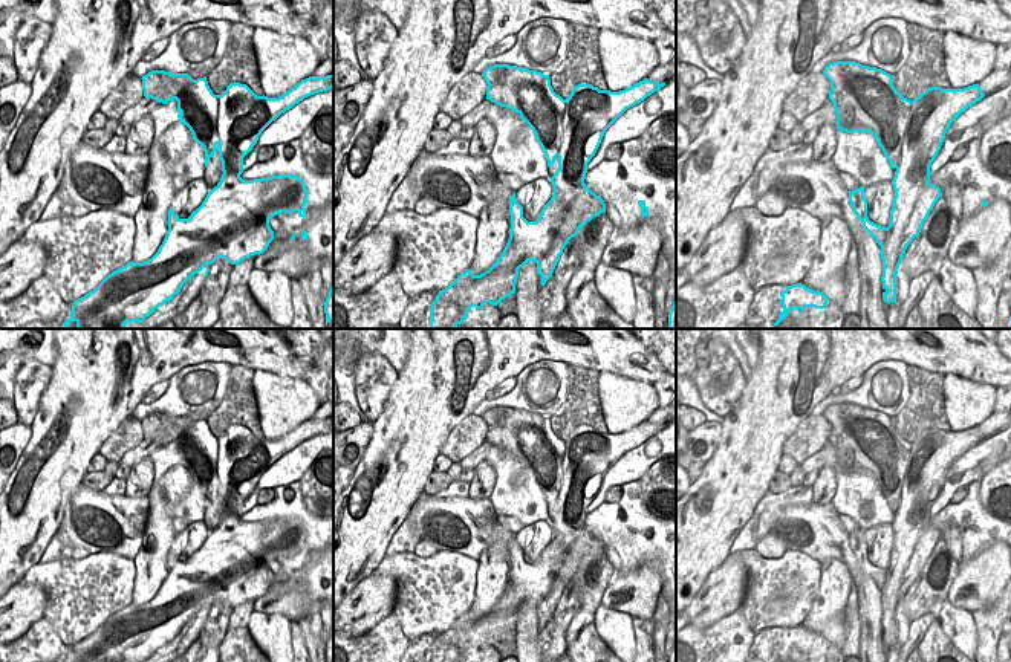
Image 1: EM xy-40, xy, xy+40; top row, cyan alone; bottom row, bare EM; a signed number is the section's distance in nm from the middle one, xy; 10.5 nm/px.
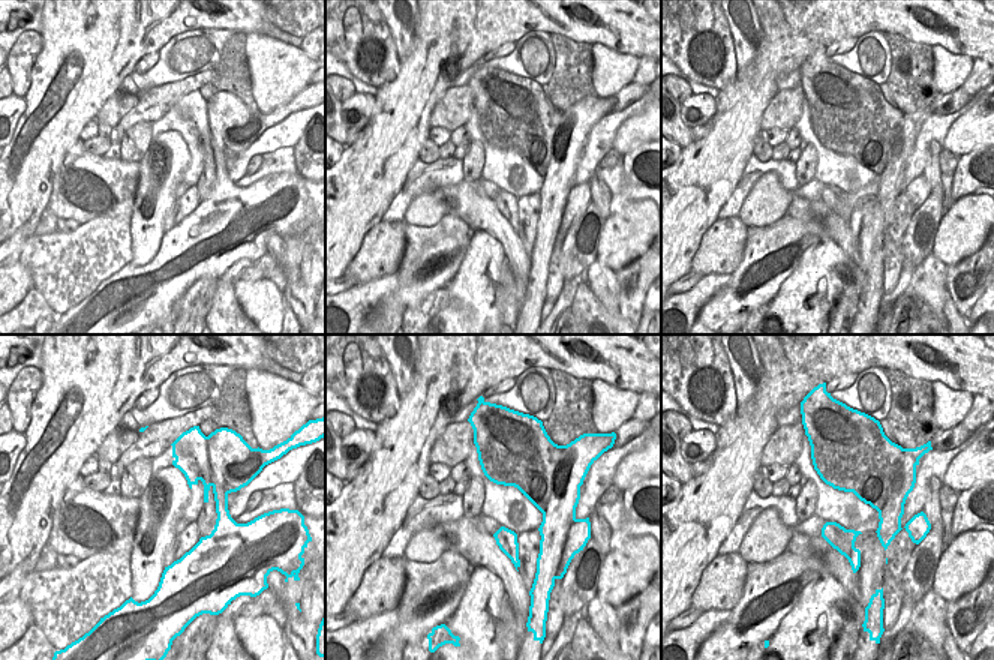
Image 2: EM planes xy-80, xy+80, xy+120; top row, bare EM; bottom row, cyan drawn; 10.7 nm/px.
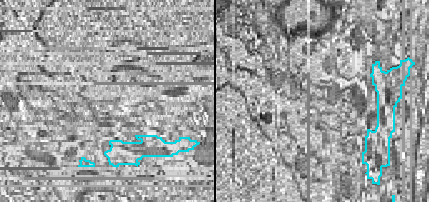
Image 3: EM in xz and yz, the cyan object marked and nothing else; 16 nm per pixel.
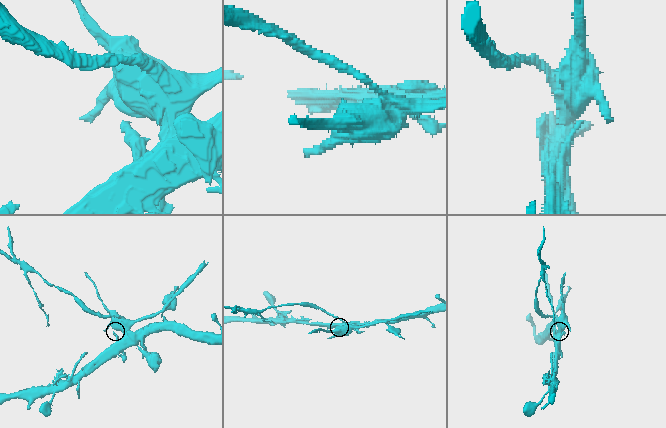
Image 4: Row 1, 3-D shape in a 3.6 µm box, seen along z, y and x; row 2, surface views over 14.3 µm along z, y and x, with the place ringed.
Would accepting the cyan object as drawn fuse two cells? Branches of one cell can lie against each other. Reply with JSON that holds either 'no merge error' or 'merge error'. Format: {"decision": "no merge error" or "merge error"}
{"decision": "merge error"}

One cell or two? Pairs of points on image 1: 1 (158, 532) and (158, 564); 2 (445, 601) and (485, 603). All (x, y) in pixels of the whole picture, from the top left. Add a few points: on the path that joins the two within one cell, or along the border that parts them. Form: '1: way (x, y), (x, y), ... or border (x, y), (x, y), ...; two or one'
1: way (158, 540), (158, 557); one
2: border (479, 567), (474, 600), (468, 610); two

